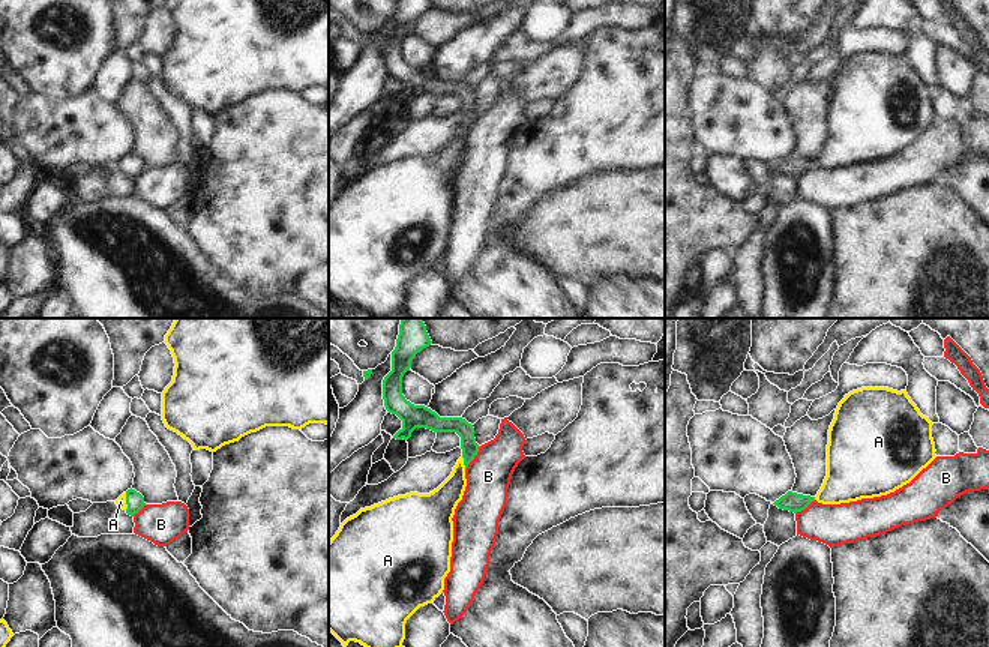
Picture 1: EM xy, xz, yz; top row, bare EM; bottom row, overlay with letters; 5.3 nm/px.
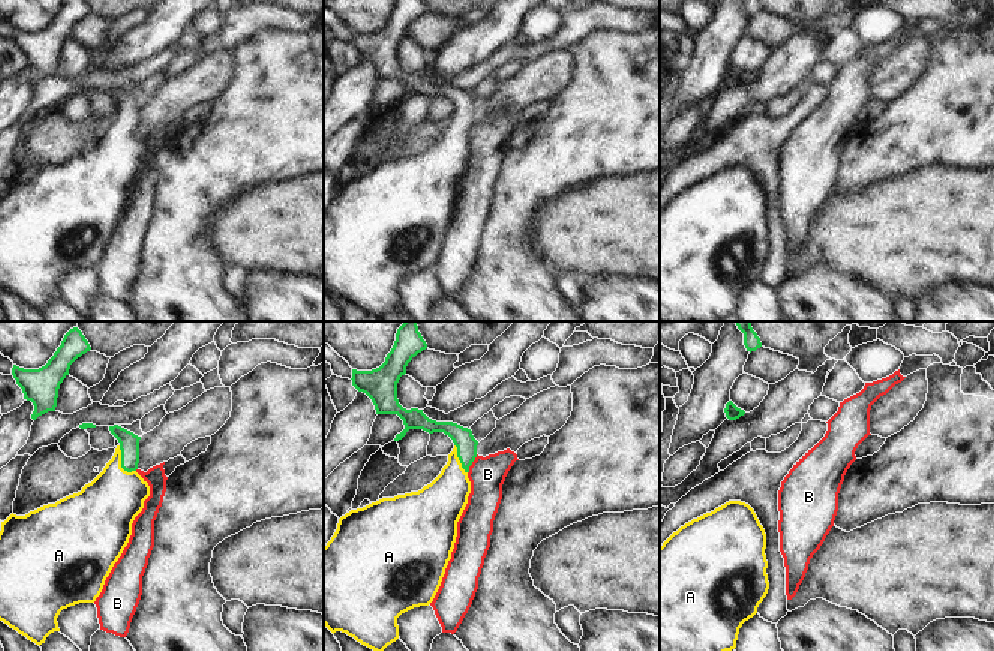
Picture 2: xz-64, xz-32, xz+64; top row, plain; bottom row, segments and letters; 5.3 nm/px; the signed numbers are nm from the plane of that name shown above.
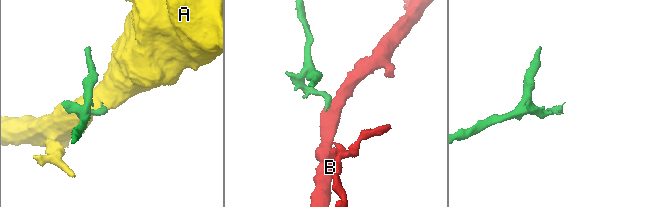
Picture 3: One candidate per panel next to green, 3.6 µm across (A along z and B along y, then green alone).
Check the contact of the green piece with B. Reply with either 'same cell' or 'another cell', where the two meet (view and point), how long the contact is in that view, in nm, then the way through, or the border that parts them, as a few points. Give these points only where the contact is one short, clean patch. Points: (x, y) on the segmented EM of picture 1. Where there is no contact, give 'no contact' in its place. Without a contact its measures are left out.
another cell | xz (473, 458) | 150 nm | along xz (480, 446), (465, 469)

